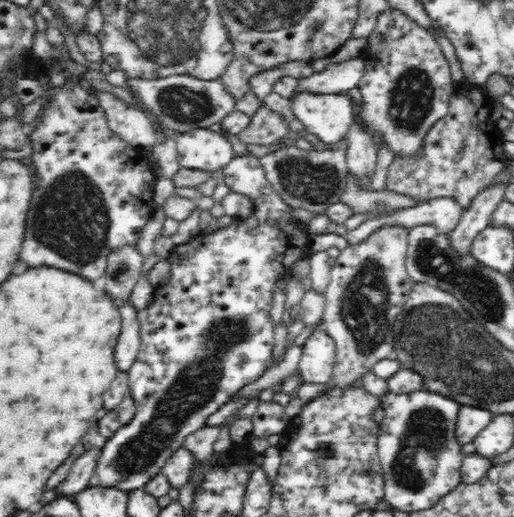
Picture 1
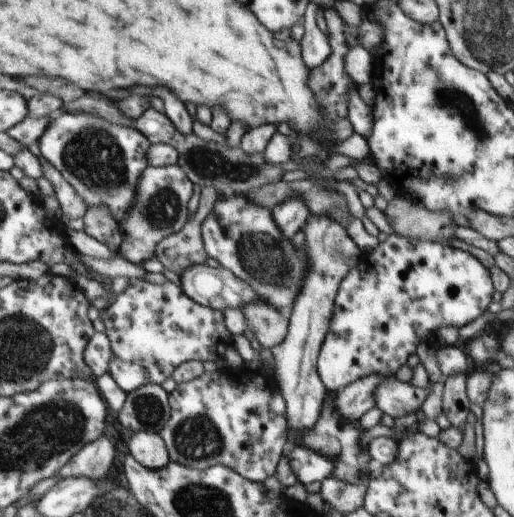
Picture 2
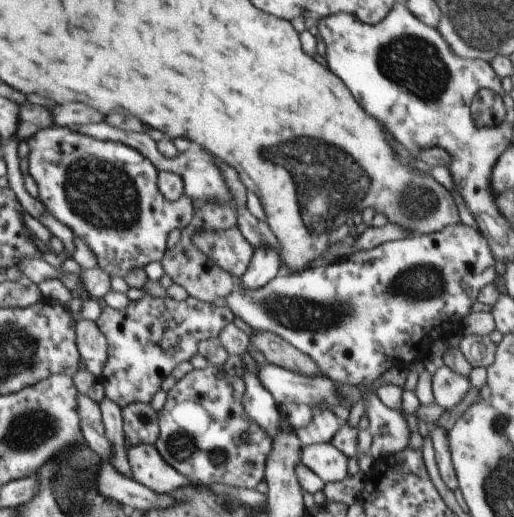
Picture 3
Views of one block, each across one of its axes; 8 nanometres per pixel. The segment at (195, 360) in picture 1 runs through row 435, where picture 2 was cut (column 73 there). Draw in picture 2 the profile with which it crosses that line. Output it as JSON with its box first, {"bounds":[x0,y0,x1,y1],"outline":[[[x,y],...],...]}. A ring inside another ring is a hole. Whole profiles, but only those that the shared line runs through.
{"bounds":[40,112,154,223],"outline":[[[60,112],[53,117],[40,146],[43,156],[64,174],[64,178],[86,200],[91,211],[94,207],[104,206],[112,212],[118,223],[125,222],[137,202],[142,176],[151,166],[149,151],[154,145],[146,132],[130,125],[112,123],[96,115]]]}

